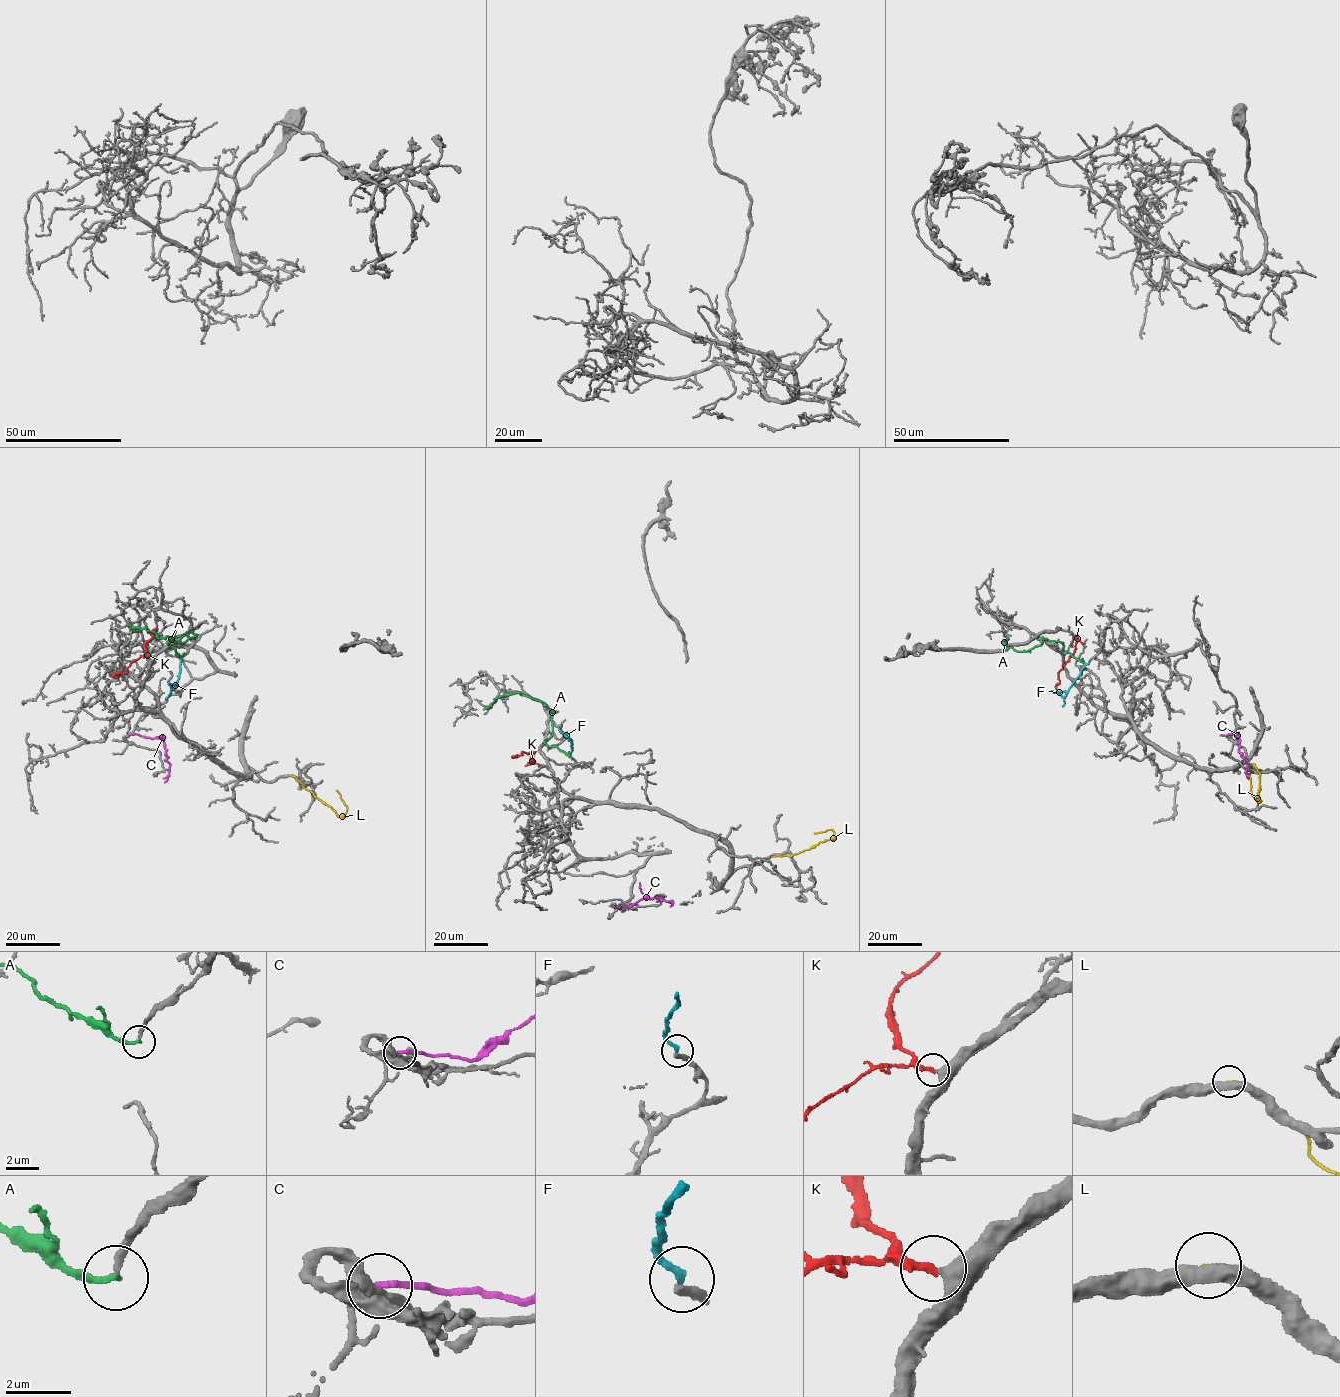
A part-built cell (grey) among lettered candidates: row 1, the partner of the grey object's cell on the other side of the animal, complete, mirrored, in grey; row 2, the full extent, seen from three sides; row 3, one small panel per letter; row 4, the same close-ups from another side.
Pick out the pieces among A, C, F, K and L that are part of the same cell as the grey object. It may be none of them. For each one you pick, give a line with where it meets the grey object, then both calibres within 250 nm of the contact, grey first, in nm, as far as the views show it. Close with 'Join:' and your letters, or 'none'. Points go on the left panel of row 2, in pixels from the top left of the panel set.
F: (182, 658) | 240/200 nm
K: (151, 656) | 420/320 nm
Join: F, K

